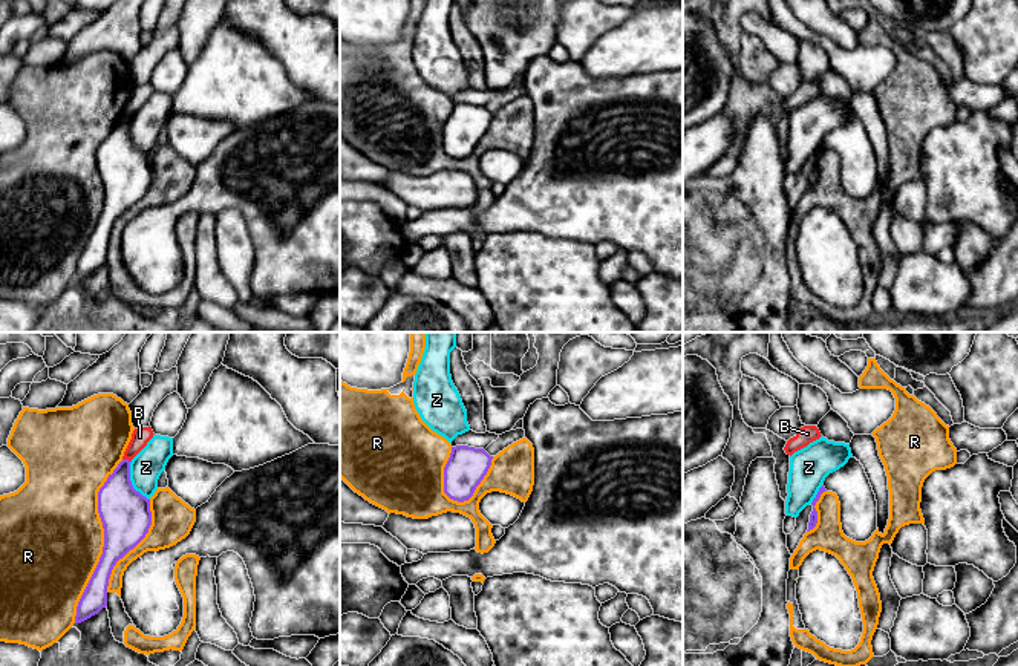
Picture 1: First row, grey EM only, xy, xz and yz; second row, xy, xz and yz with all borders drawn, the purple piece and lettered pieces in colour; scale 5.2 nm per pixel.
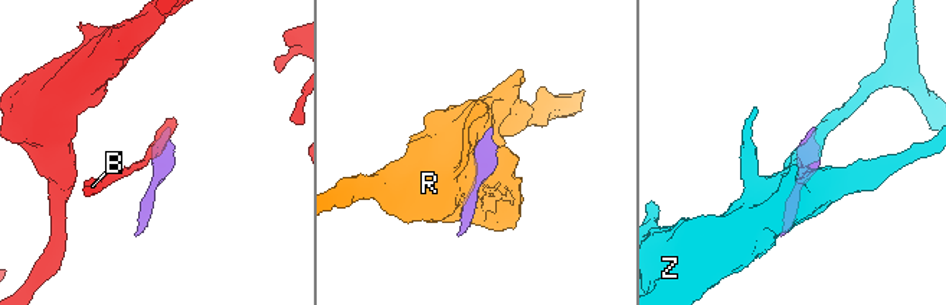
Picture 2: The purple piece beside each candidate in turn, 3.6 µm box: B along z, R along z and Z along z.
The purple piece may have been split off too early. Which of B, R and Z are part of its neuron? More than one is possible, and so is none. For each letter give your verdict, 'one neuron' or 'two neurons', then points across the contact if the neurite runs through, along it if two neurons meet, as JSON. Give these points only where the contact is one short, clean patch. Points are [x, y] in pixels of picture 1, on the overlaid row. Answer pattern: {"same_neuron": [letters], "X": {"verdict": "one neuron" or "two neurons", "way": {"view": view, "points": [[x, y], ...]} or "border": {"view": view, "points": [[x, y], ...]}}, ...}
{"same_neuron": [], "B": {"verdict": "two neurons", "border": {"view": "xy", "points": [[123, 458], [130, 461]]}}, "R": {"verdict": "two neurons"}, "Z": {"verdict": "two neurons"}}

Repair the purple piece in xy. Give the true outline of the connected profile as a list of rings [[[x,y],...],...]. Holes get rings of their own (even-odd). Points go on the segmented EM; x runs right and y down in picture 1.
[[[122,459],[98,491],[104,547],[78,602],[75,623],[90,619],[107,606],[107,586],[113,566],[145,537],[152,525],[150,499],[133,488],[130,462]]]

